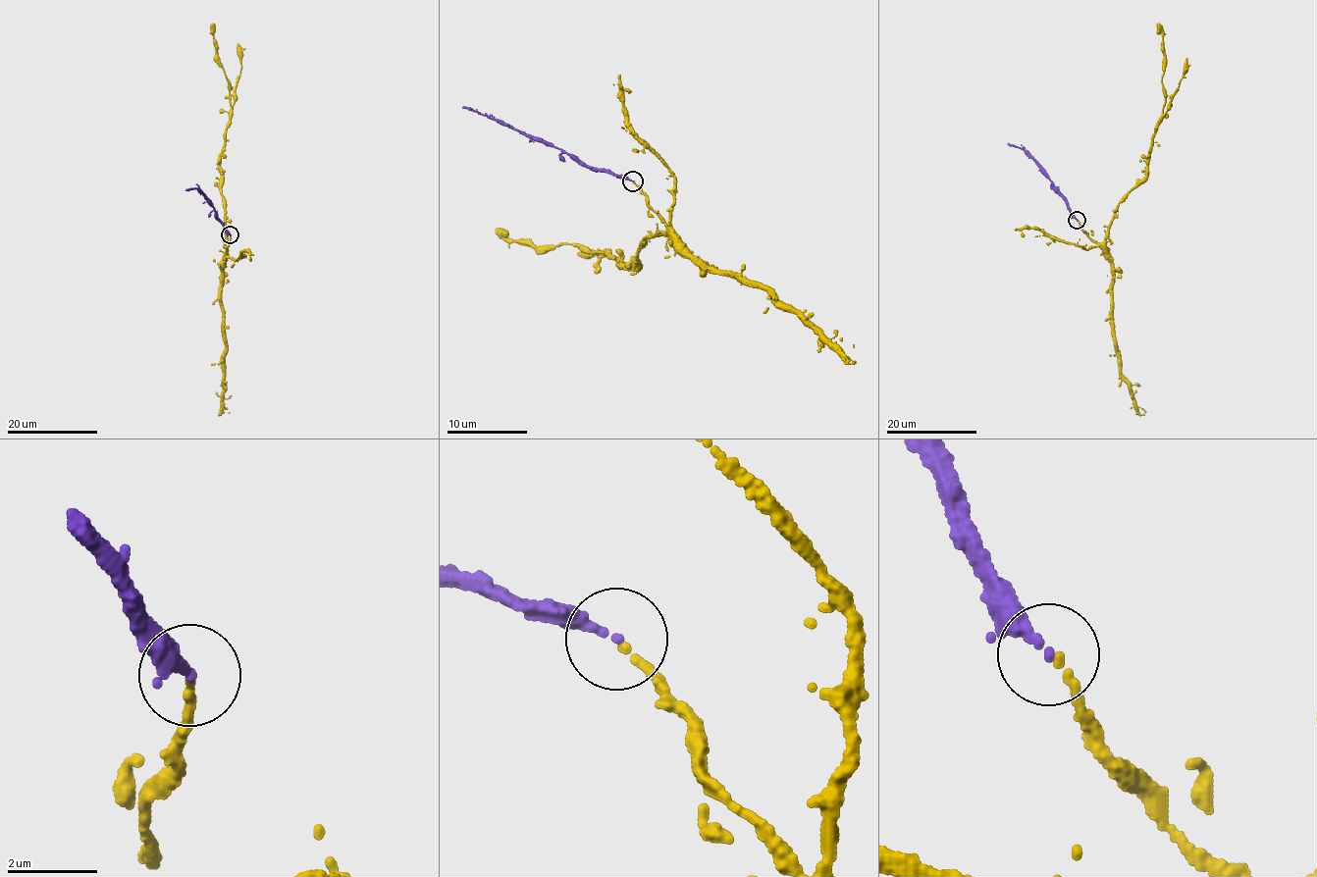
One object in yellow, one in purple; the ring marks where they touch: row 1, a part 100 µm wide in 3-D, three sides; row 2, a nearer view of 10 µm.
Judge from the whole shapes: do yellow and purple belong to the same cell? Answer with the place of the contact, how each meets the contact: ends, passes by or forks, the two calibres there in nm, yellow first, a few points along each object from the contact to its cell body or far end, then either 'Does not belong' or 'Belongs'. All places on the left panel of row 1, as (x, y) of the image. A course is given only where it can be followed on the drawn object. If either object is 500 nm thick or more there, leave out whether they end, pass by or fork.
Place: (230, 234). At the ring yellow ends. At the ring purple ends. Thickness 200 nm (yellow) against 220 nm. Course of yellow: (230, 234), (226, 249), (228, 253), (220, 154), (232, 108), (228, 78), (220, 66), (212, 24). Course of purple: (231, 235), (215, 210), (196, 188), (185, 190). Belongs

